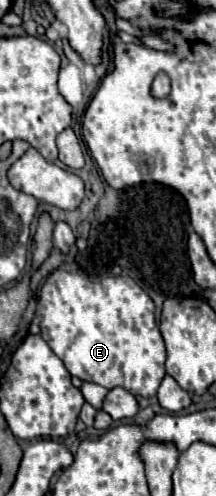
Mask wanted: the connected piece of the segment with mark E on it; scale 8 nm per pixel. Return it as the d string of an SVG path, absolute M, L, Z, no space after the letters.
M56 269L42 287L36 317L40 321L44 341L60 357L72 377L98 383L106 389L122 387L132 395L142 395L148 399L156 395L164 379L166 349L154 319L154 303L130 277L108 277L94 283L78 273Z

